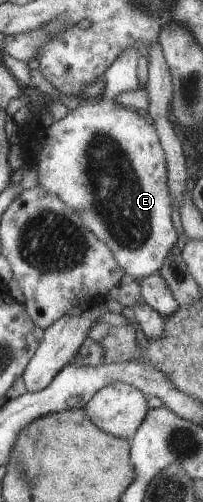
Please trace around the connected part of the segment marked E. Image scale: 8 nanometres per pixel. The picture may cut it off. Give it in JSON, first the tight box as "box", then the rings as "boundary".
{"box":[25,98,178,280],"boundary":[[[104,98],[101,102],[87,99],[48,128],[43,125],[37,128],[44,129],[41,136],[45,138],[39,152],[35,151],[35,156],[25,160],[36,167],[39,185],[77,210],[85,226],[113,251],[115,260],[126,274],[141,280],[159,272],[176,246],[178,234],[171,221],[173,207],[167,161],[154,124],[141,118],[134,108]]]}

